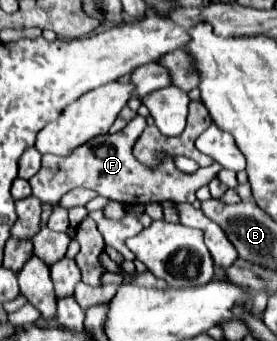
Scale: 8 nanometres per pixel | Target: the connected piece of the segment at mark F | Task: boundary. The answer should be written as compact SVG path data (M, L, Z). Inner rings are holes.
M136 115L122 131L114 135L98 135L96 139L90 139L88 143L76 147L72 155L56 157L56 155L42 155L42 169L30 179L32 195L36 195L42 203L58 205L62 195L66 195L74 187L86 187L94 189L98 195L120 201L120 203L132 203L132 205L148 205L148 203L194 203L196 201L196 189L202 185L208 185L212 177L218 175L222 169L220 163L212 163L210 167L198 169L192 175L186 175L174 167L174 163L162 163L154 169L148 169L140 165L134 155L132 147L140 133L146 127L146 119L142 115Z

